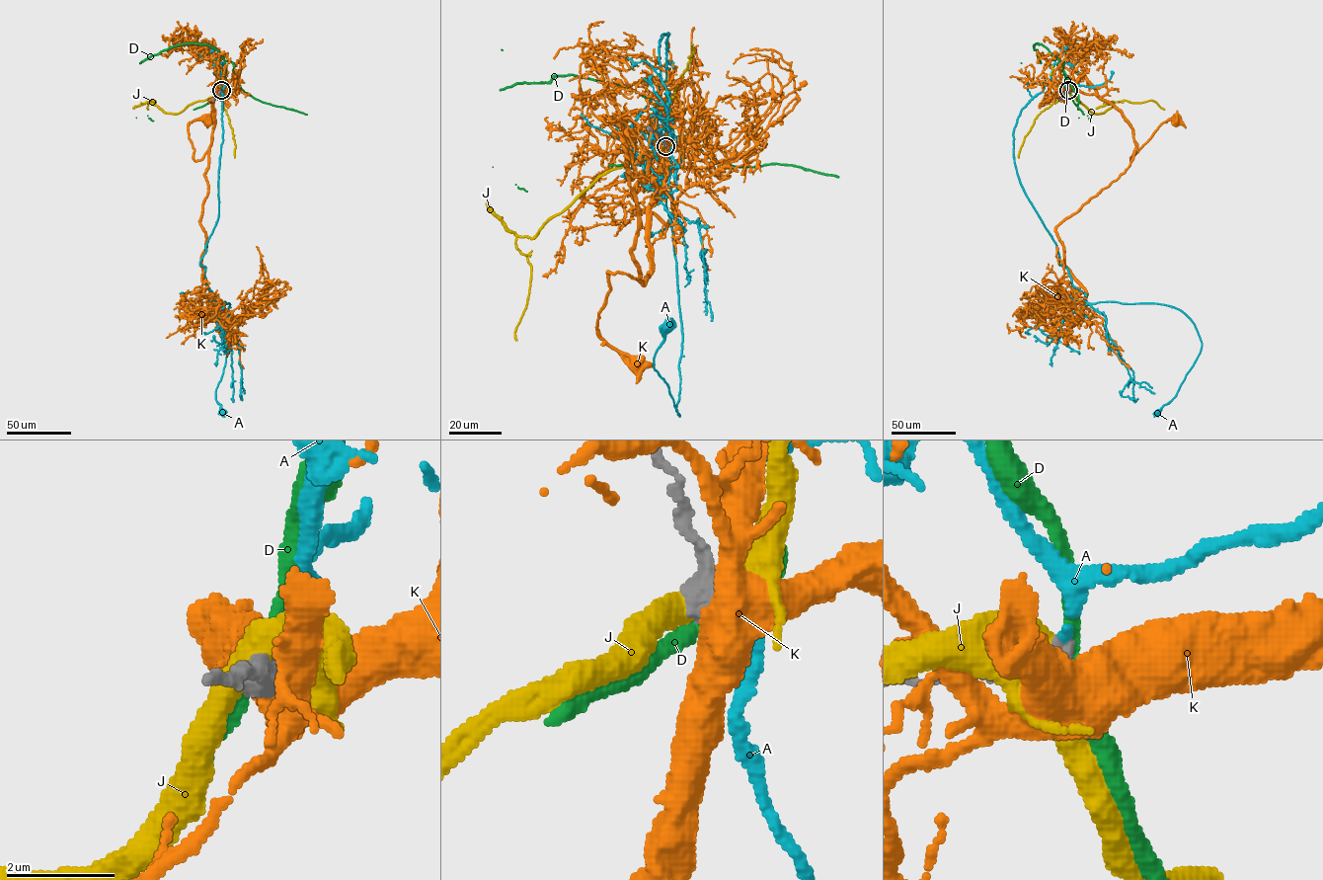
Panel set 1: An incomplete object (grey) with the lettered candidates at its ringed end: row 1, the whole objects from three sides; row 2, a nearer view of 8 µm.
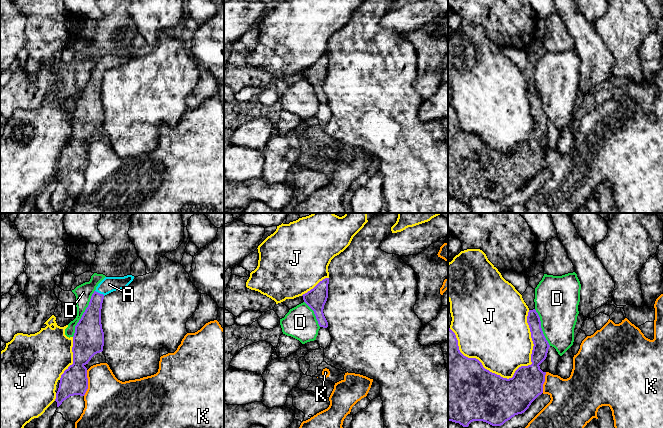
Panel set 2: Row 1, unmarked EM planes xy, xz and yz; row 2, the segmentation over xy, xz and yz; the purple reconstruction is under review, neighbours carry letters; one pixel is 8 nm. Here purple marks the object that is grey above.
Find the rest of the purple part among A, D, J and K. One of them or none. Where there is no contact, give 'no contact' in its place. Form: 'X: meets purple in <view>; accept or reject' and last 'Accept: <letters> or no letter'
A: meets purple in xy; accept
D: meets purple in xy; reject
J: meets purple in yz; reject
K: meets purple in xy; reject
Accept: A

